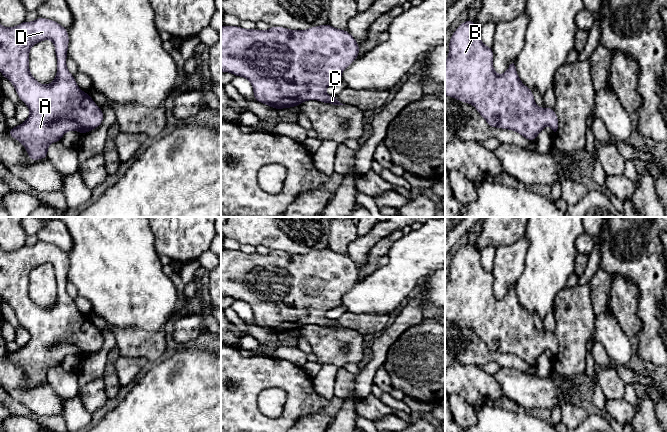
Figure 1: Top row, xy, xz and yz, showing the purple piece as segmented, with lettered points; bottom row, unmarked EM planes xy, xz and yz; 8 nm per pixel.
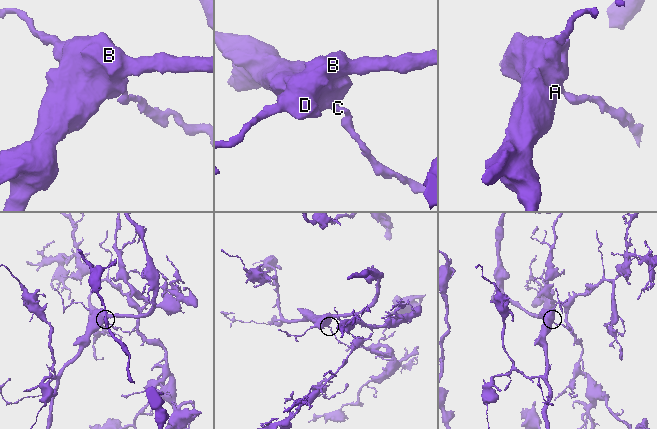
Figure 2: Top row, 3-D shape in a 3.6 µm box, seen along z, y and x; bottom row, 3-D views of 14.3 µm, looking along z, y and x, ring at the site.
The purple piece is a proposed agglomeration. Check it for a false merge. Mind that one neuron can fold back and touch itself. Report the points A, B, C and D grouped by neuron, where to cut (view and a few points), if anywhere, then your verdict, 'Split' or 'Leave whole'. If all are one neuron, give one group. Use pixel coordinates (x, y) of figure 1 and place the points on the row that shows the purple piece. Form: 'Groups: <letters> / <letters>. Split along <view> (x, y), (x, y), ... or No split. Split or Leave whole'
Groups: A B C D. No split. Leave whole

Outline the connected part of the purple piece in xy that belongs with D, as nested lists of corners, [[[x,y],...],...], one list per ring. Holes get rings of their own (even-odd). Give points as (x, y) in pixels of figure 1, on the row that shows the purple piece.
[[[39,16],[33,22],[24,20],[21,24],[11,28],[4,27],[0,24],[0,73],[13,84],[19,99],[24,102],[30,110],[30,115],[27,120],[17,127],[10,127],[8,134],[24,145],[28,153],[28,158],[32,161],[47,159],[48,145],[54,142],[61,142],[62,136],[67,131],[78,131],[83,135],[99,127],[104,120],[104,114],[100,106],[94,103],[90,94],[85,93],[78,87],[74,76],[67,69],[66,60],[68,46],[68,29],[65,29],[54,20]],[[46,39],[51,40],[55,46],[57,74],[50,84],[42,85],[29,71],[29,51],[33,45]]]

